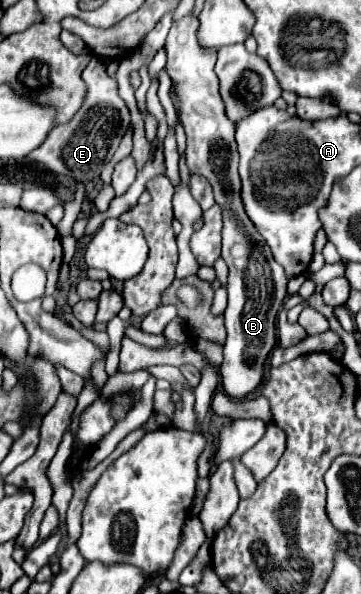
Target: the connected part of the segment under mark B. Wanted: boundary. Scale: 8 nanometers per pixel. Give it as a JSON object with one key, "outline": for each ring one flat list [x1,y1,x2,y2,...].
{"outline":[[192,16,174,22,166,40,166,72,172,80,170,94,178,98,178,120,186,130,186,164,192,174,204,176,212,190,214,200,222,208,222,258,228,264,228,308,226,318,226,342,224,362,220,364,220,376,224,390,232,398,246,398,254,392,264,376,264,366,270,350,276,344,276,316,288,296,288,276,274,260,270,246,248,218,242,204,242,182,238,174,238,148,236,148,236,124,226,116,224,102,218,88,218,76,214,72,216,54,202,50,196,40,198,20]]}

